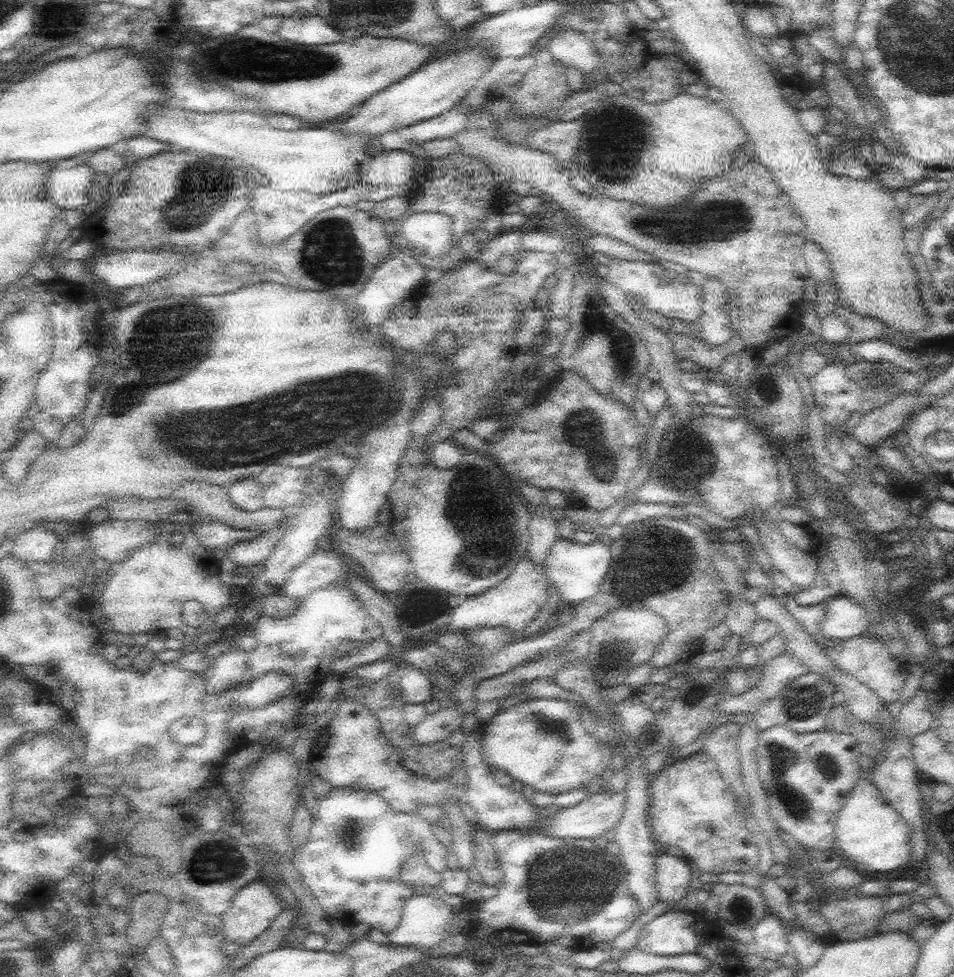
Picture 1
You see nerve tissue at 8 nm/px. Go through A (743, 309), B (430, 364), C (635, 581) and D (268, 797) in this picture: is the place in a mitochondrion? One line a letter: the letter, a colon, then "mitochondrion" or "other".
A: other
B: mitochondrion
C: mitochondrion
D: other

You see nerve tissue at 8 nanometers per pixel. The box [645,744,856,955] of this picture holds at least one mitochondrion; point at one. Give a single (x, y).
(796, 805)

